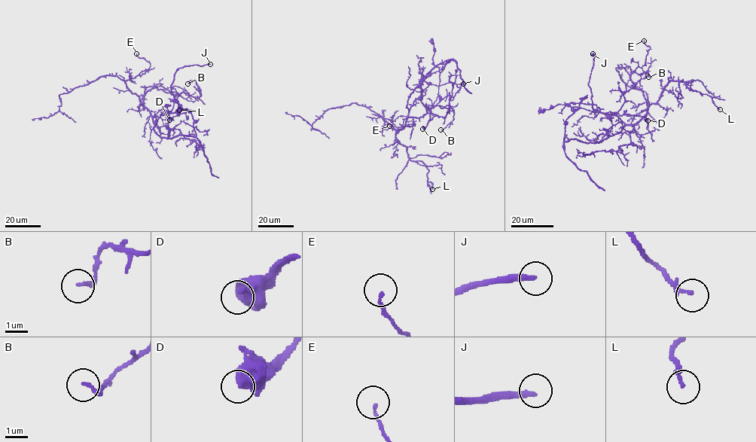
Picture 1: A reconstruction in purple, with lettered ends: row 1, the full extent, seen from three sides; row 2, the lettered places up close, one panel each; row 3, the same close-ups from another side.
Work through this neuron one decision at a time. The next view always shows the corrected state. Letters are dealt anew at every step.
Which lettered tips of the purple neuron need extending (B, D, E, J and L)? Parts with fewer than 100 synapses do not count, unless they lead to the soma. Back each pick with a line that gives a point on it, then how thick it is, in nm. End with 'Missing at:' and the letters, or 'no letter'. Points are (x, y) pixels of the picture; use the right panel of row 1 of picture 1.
J: place (592, 53); calibre 280 nm
Missing at: J

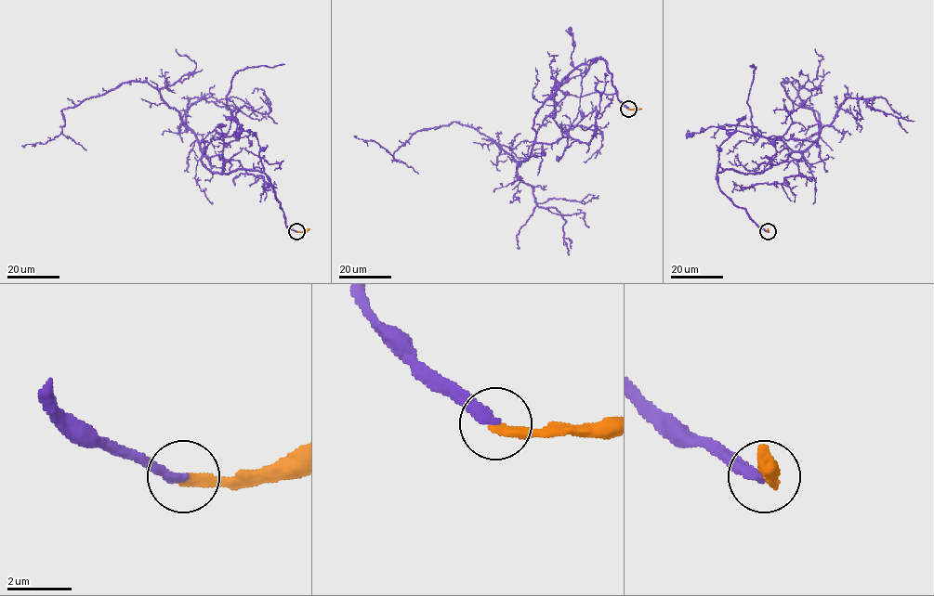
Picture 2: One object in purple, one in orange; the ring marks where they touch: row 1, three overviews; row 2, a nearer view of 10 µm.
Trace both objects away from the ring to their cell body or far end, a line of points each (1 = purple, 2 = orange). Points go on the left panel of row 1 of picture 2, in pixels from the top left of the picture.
1: (296, 231), (265, 174), (213, 173), (195, 135), (146, 82), (64, 109), (59, 135), (23, 146)
2: (296, 231), (306, 231), (309, 228)

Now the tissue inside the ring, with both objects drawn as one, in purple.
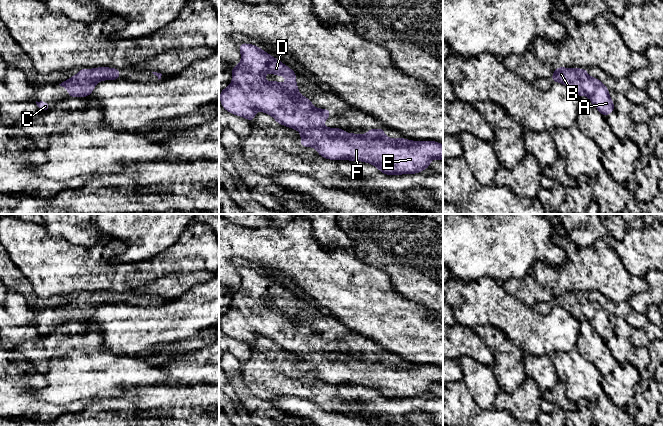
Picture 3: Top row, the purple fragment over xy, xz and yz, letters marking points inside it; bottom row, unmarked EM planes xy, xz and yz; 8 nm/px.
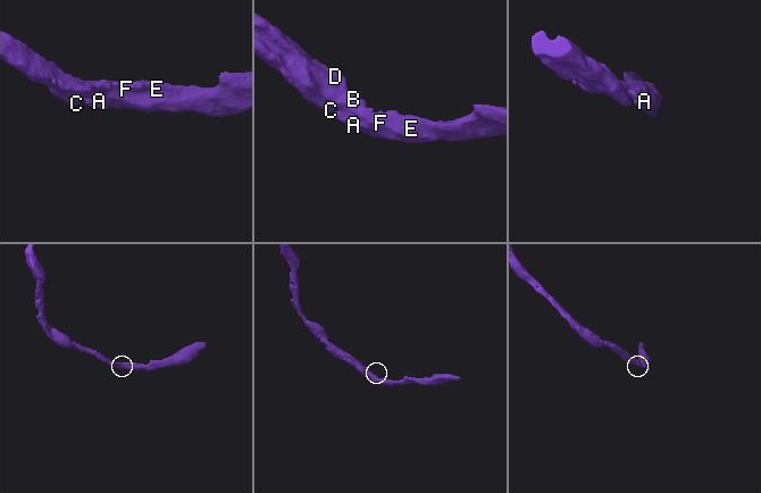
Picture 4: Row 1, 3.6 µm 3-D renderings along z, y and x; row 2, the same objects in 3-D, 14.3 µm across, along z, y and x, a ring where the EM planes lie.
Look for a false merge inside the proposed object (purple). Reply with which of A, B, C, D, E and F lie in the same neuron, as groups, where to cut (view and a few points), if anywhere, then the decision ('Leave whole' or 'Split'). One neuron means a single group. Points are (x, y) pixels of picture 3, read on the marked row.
Groups: A B C D E F. No split. Leave whole

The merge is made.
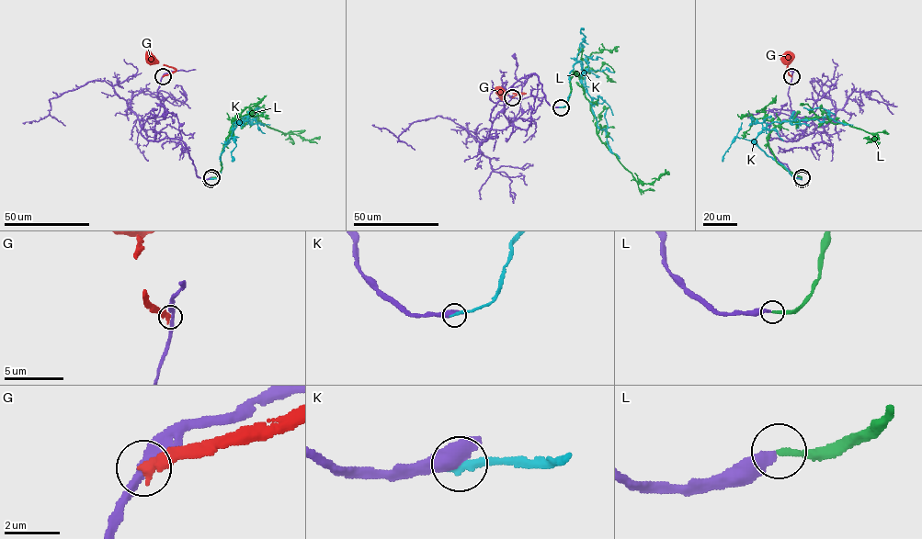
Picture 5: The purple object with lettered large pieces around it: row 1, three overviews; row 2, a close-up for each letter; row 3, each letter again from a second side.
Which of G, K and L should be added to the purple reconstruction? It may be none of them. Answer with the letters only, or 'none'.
L

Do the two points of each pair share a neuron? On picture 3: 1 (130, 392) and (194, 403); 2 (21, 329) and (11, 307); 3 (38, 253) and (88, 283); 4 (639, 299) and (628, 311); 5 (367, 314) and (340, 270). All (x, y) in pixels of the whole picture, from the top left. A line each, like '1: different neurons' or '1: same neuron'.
1: same neuron
2: same neuron
3: same neuron
4: different neurons
5: same neuron

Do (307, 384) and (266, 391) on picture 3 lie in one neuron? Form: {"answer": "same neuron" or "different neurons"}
{"answer": "same neuron"}

